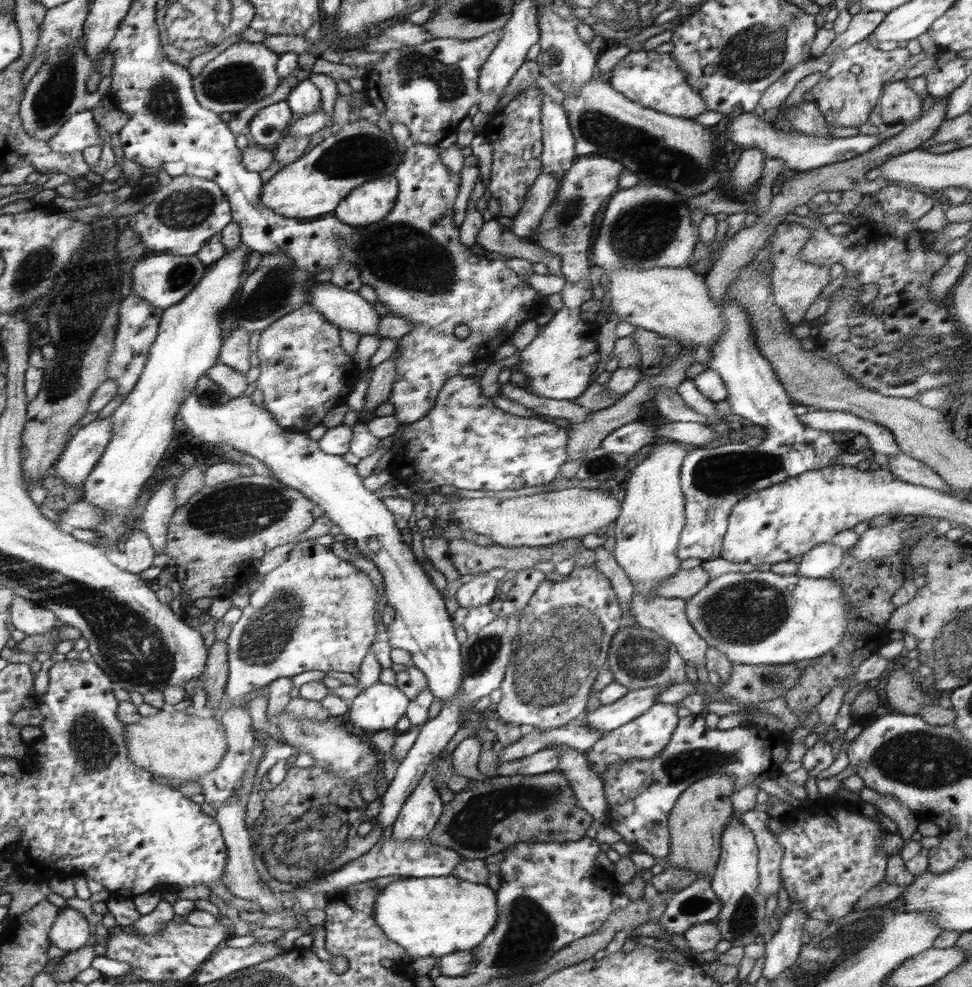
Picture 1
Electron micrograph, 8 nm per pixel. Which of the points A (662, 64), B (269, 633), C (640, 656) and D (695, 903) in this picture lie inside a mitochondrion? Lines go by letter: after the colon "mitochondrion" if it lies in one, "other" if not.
A: other
B: mitochondrion
C: mitochondrion
D: mitochondrion

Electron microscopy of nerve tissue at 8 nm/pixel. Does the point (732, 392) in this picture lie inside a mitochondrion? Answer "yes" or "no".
no

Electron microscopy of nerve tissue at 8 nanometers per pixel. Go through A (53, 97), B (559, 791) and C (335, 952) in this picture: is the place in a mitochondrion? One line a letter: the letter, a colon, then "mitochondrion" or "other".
A: mitochondrion
B: mitochondrion
C: other

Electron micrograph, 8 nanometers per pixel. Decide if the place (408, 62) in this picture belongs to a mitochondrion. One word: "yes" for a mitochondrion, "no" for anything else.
yes

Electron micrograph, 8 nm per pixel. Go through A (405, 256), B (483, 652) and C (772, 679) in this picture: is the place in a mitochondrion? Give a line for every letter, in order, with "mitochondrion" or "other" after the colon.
A: mitochondrion
B: mitochondrion
C: mitochondrion

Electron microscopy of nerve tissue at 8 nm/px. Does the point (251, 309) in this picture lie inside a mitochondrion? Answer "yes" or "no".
yes

